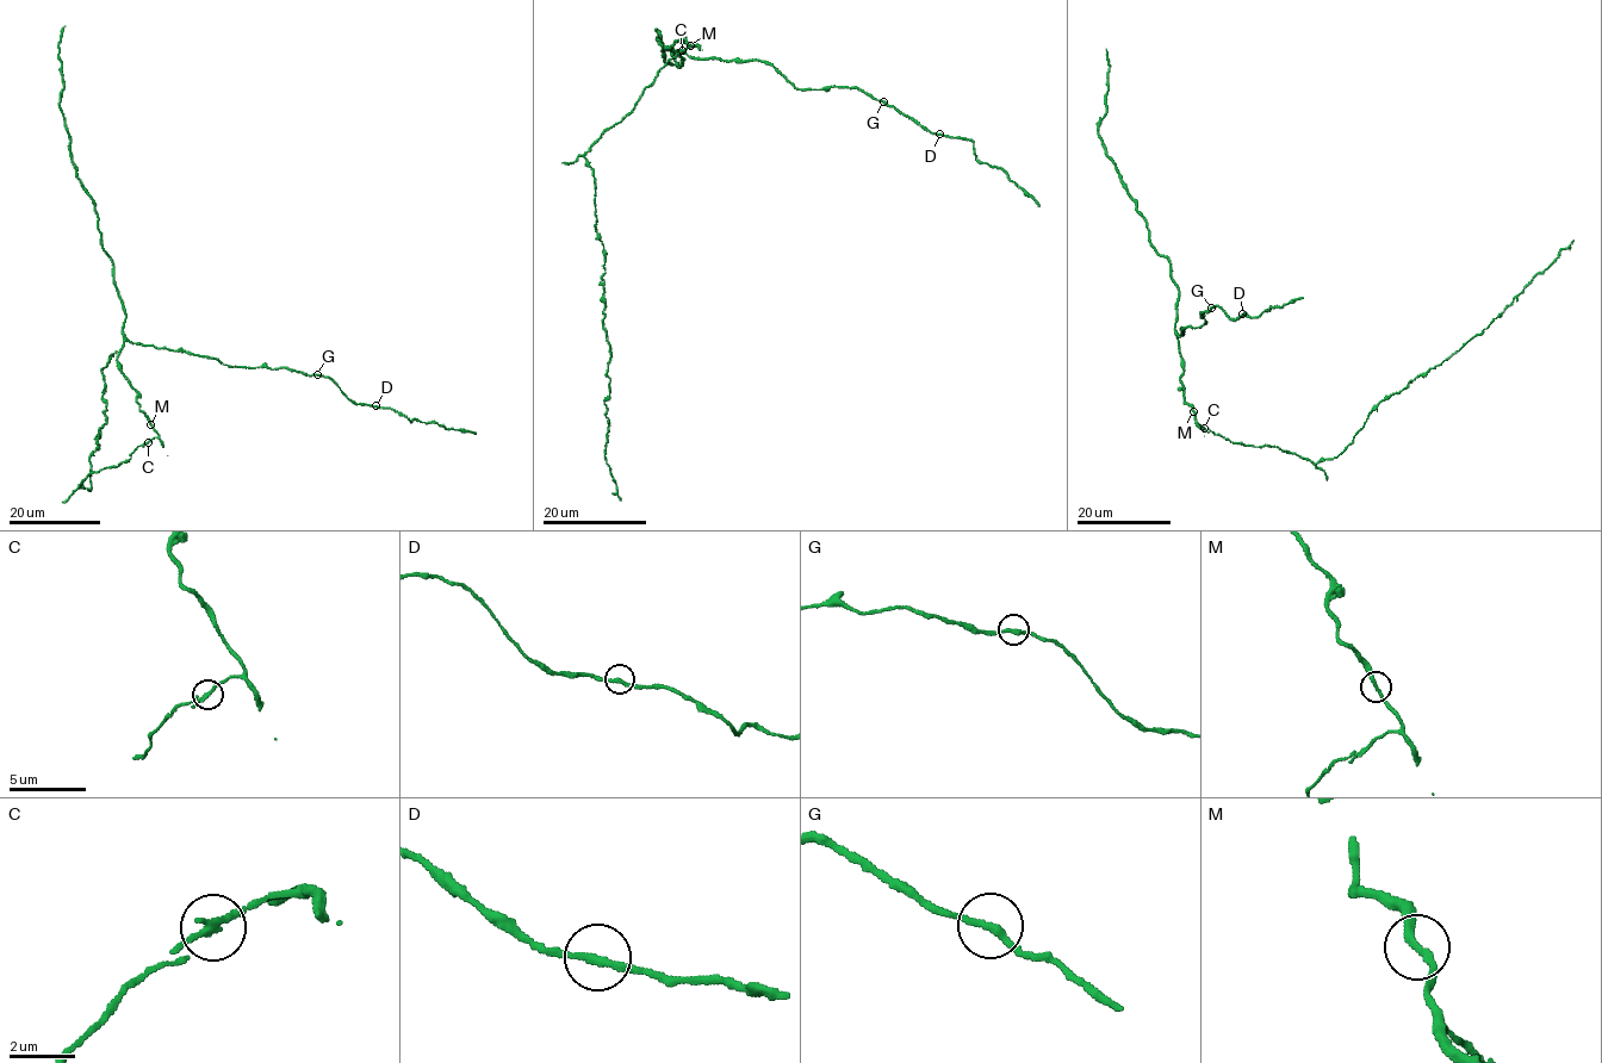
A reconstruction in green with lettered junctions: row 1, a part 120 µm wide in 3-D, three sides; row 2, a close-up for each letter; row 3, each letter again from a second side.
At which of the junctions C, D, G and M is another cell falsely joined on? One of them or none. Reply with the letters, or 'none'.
none

